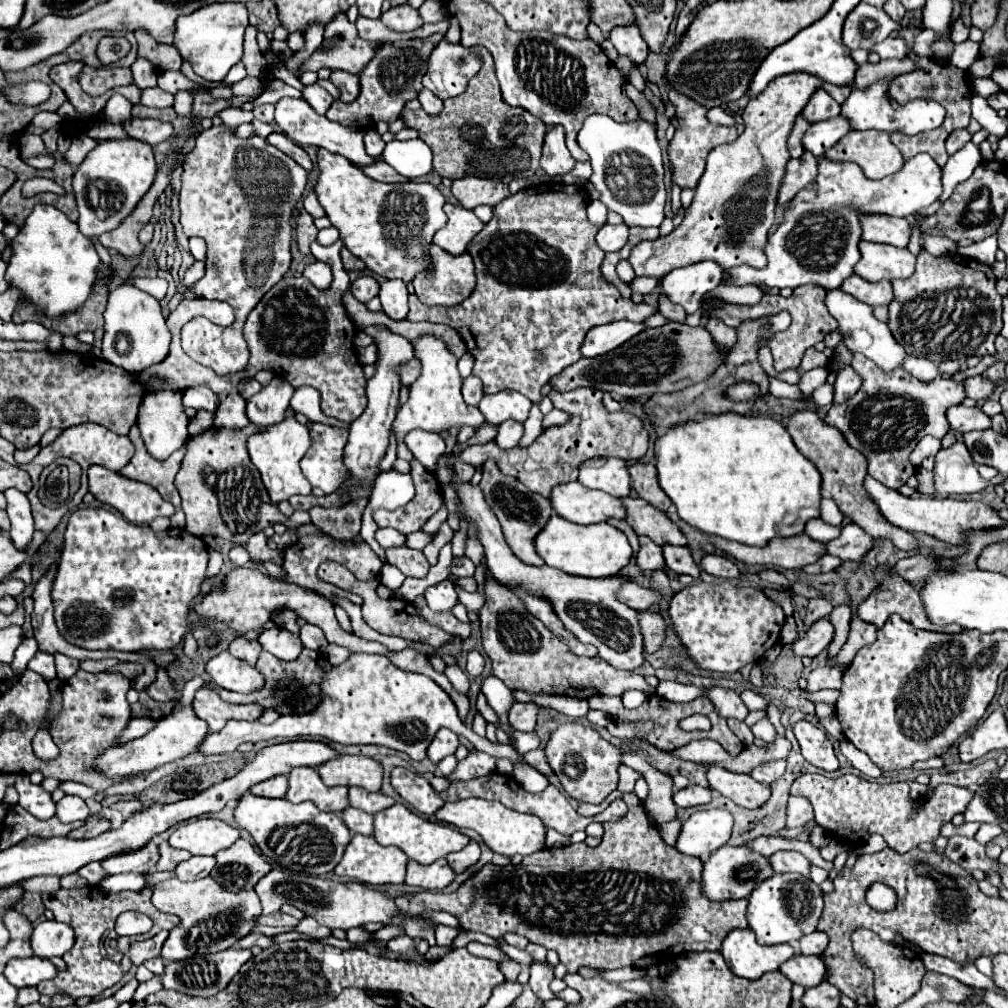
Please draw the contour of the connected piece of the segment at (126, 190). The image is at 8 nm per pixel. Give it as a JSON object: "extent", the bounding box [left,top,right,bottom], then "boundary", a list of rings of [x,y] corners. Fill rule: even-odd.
{"extent":[73,139,157,237],"boundary":[[[105,139],[85,157],[73,177],[73,189],[79,207],[79,229],[85,237],[113,231],[135,209],[141,197],[153,185],[157,163],[151,145],[137,139]]]}

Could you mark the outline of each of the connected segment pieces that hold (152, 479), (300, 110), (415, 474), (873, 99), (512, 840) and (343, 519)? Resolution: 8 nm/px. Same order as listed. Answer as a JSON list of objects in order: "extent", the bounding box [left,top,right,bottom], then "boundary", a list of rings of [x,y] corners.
[{"extent":[121,425,185,509],"boundary":[[[137,425],[131,427],[131,443],[135,445],[135,455],[129,461],[129,465],[121,469],[121,475],[155,487],[165,501],[173,503],[179,509],[181,497],[179,497],[179,493],[177,493],[177,489],[173,485],[173,479],[175,479],[175,475],[177,475],[177,471],[181,467],[185,451],[177,451],[165,461],[153,459],[149,455],[149,451],[145,449],[145,445],[143,445],[143,439],[139,435]]]},{"extent":[275,97,375,165],"boundary":[[[283,97],[275,103],[275,121],[279,125],[279,129],[291,137],[299,147],[307,147],[307,145],[313,145],[313,147],[321,147],[321,149],[327,149],[331,153],[337,153],[337,155],[343,155],[347,157],[349,161],[353,161],[355,165],[369,165],[369,163],[375,163],[373,157],[369,157],[363,149],[363,129],[357,129],[357,127],[345,127],[341,123],[335,123],[335,121],[329,121],[325,115],[319,115],[313,111],[313,107],[307,105],[305,99],[291,99],[291,97]]]},{"extent":[373,461,443,535],"boundary":[[[411,461],[411,477],[417,489],[415,497],[399,509],[373,511],[373,519],[379,527],[393,527],[403,535],[409,535],[413,531],[419,531],[423,523],[441,509],[443,497],[439,491],[437,477],[417,461]]]},{"extent":[841,77,945,135],"boundary":[[[883,77],[881,81],[875,81],[867,89],[853,89],[849,99],[841,105],[841,117],[845,117],[855,131],[865,131],[865,129],[877,129],[877,131],[887,131],[887,133],[901,133],[901,135],[917,135],[921,131],[931,131],[937,129],[943,123],[945,109],[937,105],[933,99],[913,99],[907,101],[905,105],[899,105],[889,97],[889,85],[893,77]]]},{"extent":[435,799,545,857],"boundary":[[[463,799],[457,803],[445,803],[435,817],[439,821],[445,821],[449,825],[455,825],[459,829],[473,829],[477,831],[485,845],[489,849],[493,849],[499,855],[505,857],[513,857],[513,855],[533,855],[541,849],[545,849],[545,825],[533,817],[533,815],[525,815],[525,813],[517,813],[513,809],[507,809],[505,805],[501,805],[499,801],[487,801],[487,799]]]},{"extent":[309,499,367,541],"boundary":[[[359,499],[359,501],[351,501],[349,505],[341,509],[313,507],[309,513],[311,513],[315,527],[343,541],[343,539],[353,539],[359,535],[361,517],[363,517],[365,507],[367,507],[367,499]]]}]

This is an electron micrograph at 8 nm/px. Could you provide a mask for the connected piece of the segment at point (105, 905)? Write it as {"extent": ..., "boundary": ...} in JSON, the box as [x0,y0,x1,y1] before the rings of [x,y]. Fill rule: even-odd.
{"extent":[37,873,179,997],"boundary":[[[151,873],[147,875],[147,885],[143,891],[139,893],[133,893],[133,891],[123,891],[123,893],[105,893],[101,891],[99,887],[81,887],[81,889],[59,889],[57,893],[53,895],[47,895],[43,893],[41,899],[43,899],[43,905],[47,909],[53,911],[55,919],[61,921],[61,923],[67,923],[73,931],[75,931],[75,945],[73,949],[69,949],[63,959],[67,963],[67,971],[59,971],[59,975],[51,981],[41,981],[41,985],[37,985],[39,993],[41,995],[55,995],[55,993],[67,993],[71,997],[83,997],[83,995],[91,995],[91,997],[97,997],[101,995],[105,989],[113,987],[115,983],[121,981],[121,977],[131,969],[131,959],[127,955],[127,947],[125,947],[125,957],[121,963],[113,963],[111,959],[105,959],[99,951],[99,941],[101,941],[101,935],[105,931],[113,931],[115,927],[115,919],[123,913],[123,911],[139,911],[139,913],[145,913],[149,915],[155,925],[153,929],[145,935],[145,937],[153,937],[157,935],[161,929],[173,929],[175,925],[179,925],[179,917],[175,915],[167,915],[167,913],[161,913],[153,907],[151,903],[151,893],[153,893],[153,887],[155,883],[163,881],[163,879],[169,879],[171,873]]]}

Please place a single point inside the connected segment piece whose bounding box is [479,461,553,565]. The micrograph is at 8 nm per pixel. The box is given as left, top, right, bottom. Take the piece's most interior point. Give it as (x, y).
(522, 514)

